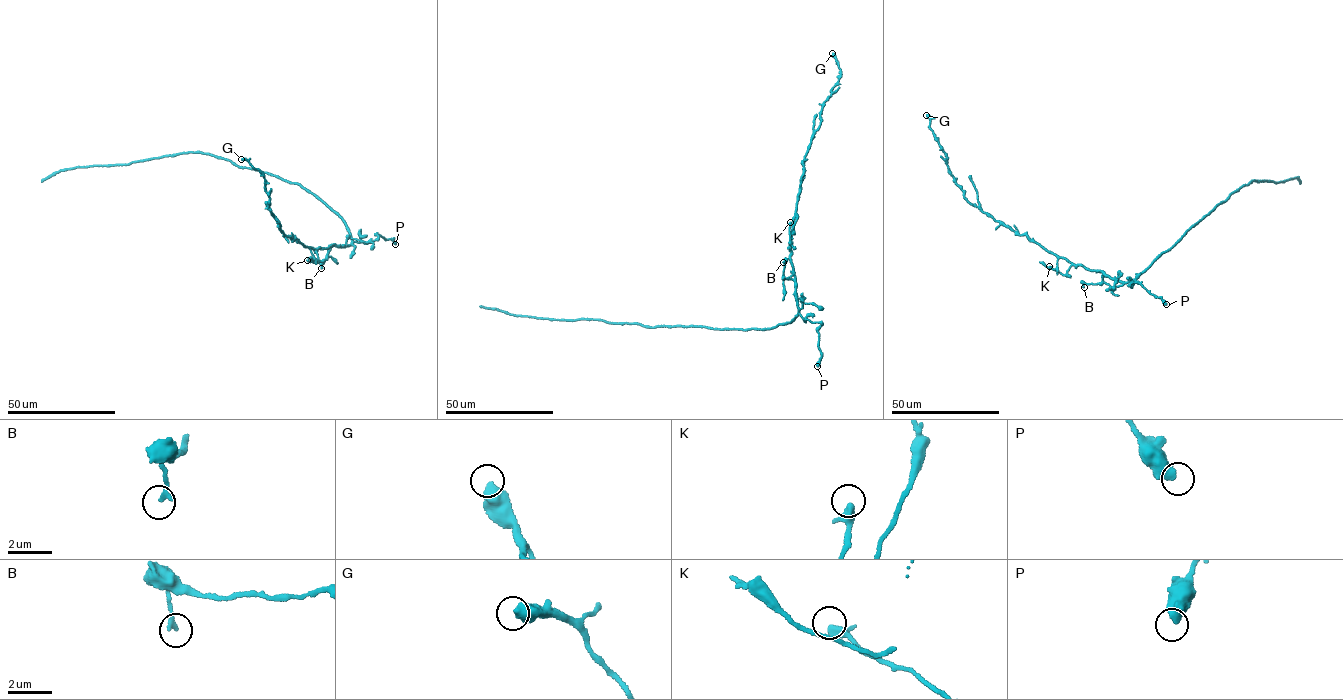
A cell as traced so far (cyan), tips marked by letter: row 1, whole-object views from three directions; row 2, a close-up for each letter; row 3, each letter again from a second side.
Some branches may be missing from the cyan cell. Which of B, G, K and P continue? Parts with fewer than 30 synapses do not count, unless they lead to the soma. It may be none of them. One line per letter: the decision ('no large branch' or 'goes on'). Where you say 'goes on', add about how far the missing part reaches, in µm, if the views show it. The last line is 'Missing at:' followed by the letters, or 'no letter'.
B: no large branch
G: no large branch
K: no large branch
P: no large branch
Missing at: no letter

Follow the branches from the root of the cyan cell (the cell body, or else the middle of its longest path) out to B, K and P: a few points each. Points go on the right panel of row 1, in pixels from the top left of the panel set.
B: (1160, 254), (1130, 281), (1116, 281), (1104, 273), (1100, 283), (1084, 284), (1084, 287)
K: (1160, 254), (1127, 282), (1080, 265), (1072, 265), (1064, 275), (1049, 266)
P: (1160, 254), (1131, 281), (1131, 287), (1129, 285), (1141, 283), (1166, 304)

